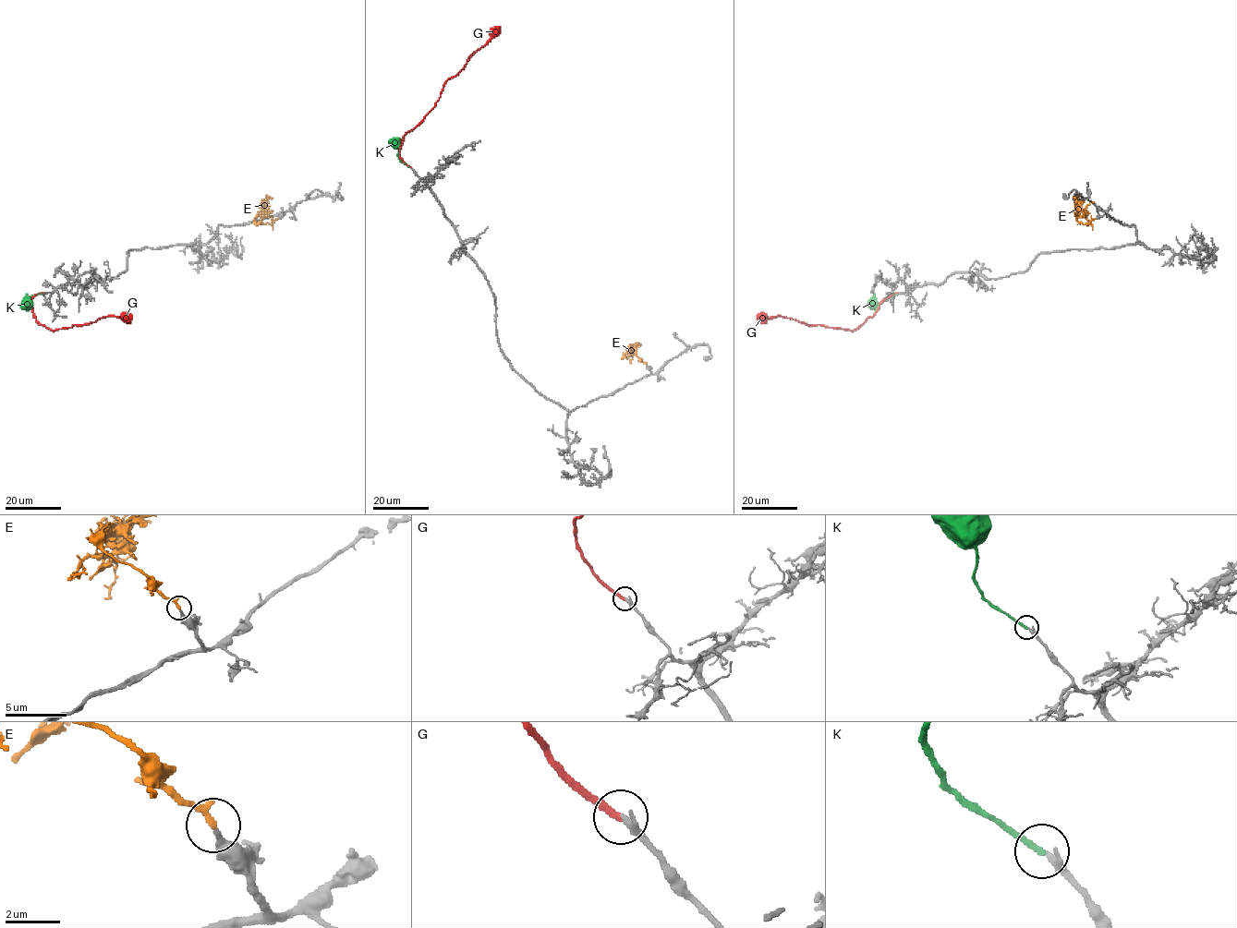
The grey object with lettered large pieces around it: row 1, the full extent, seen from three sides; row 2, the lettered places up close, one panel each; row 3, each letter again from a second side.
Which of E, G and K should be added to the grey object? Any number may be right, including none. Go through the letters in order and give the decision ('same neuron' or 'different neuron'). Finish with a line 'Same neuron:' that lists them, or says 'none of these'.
E: same neuron
G: different neuron
K: same neuron
Same neuron: E, K

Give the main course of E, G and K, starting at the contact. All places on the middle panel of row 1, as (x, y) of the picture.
E: (647, 365), (629, 351), (630, 346), (631, 350), (636, 343), (640, 345)
G: (409, 167), (400, 156), (402, 138), (414, 128), (439, 98), (443, 84), (497, 34), (500, 26)
K: (409, 166), (400, 160), (398, 149), (389, 139)

